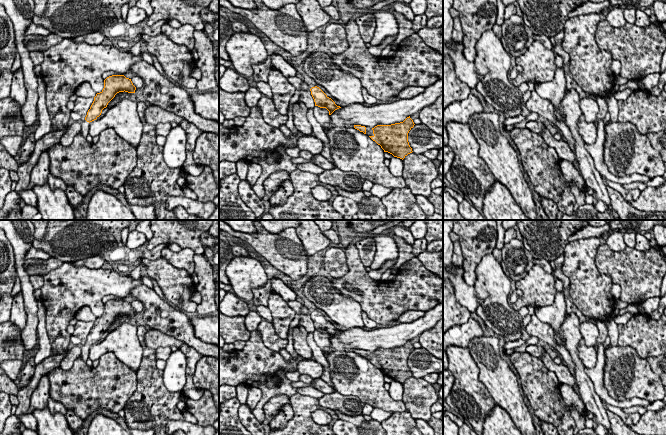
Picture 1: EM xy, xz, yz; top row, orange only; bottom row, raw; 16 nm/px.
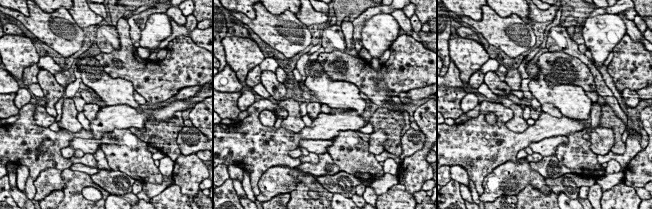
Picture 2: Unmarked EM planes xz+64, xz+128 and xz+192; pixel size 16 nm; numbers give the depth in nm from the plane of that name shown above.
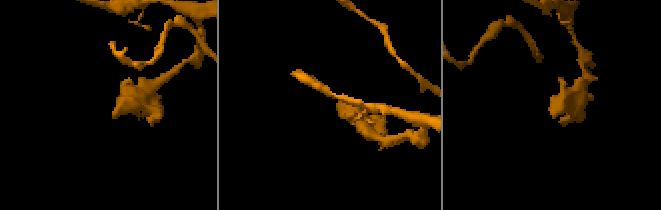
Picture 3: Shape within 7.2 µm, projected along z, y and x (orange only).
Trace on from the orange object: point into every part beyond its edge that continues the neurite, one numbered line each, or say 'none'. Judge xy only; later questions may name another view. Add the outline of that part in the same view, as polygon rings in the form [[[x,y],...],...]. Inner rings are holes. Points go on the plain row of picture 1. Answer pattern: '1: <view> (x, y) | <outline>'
1: xy (85, 350) | [[[86,344],[81,345],[81,358],[84,362],[87,361],[87,359],[89,358],[89,354],[90,354],[90,347],[87,346]]]

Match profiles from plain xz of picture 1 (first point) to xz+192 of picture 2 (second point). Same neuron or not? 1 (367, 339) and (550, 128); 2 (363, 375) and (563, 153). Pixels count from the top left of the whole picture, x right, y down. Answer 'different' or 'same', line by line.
1: same
2: same

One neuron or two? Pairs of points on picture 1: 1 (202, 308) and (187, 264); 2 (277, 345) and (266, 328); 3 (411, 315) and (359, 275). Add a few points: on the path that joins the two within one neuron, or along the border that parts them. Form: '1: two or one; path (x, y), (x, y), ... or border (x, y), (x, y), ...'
1: two; border (195, 254), (193, 257), (193, 271)
2: one; path (273, 341), (267, 332)
3: two; border (425, 311), (405, 310), (389, 323)

